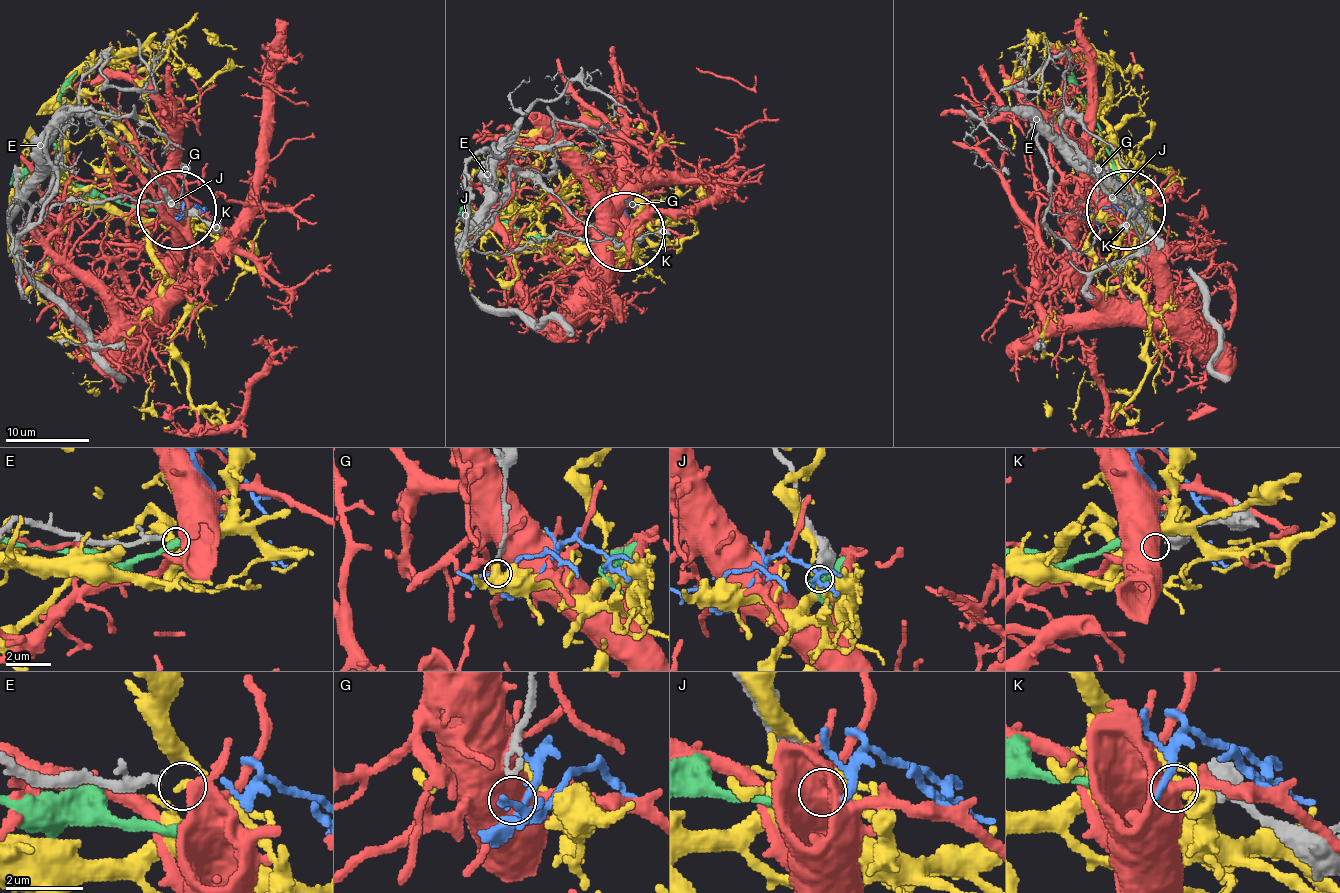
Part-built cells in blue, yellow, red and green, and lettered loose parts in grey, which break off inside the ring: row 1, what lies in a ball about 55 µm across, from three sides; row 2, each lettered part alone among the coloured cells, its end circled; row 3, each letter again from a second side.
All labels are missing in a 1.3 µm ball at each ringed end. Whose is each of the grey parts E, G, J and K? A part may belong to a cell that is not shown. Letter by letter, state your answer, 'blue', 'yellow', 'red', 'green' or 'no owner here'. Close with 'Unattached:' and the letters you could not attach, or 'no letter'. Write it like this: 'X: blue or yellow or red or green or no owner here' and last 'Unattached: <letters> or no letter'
E: no owner here
G: no owner here
J: no owner here
K: green
Unattached: E, G, J

